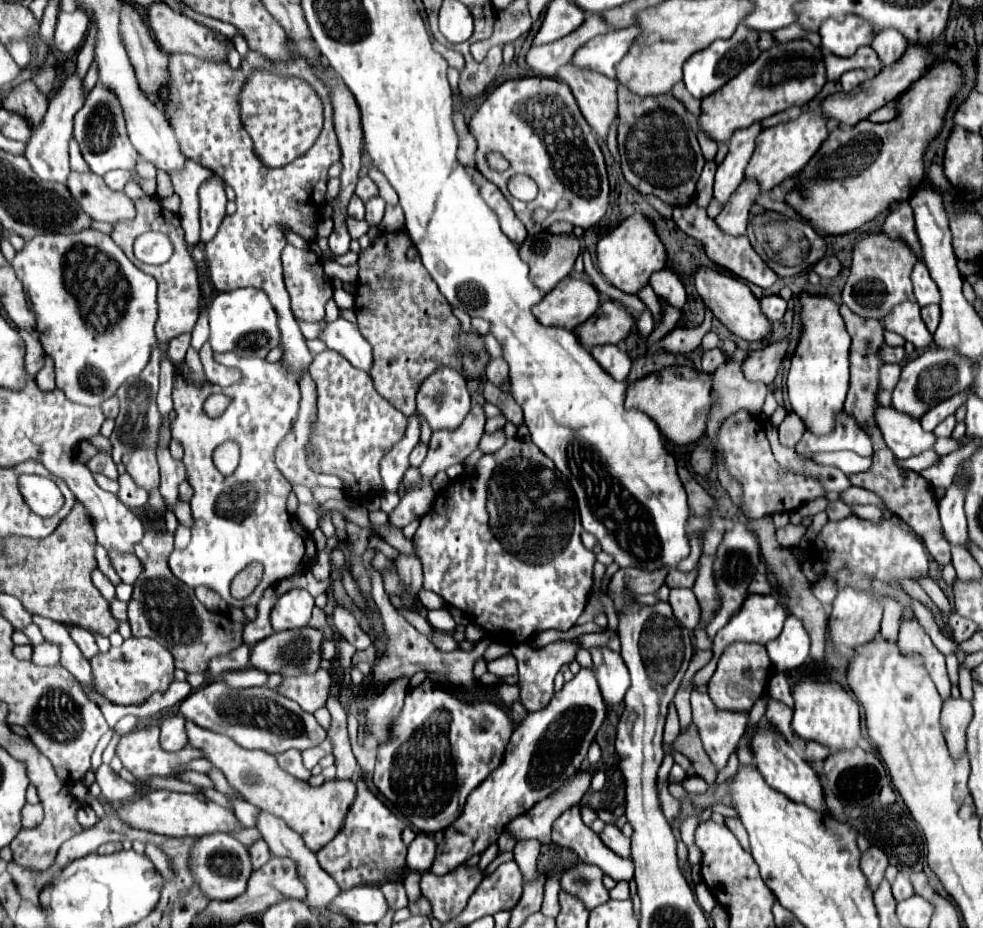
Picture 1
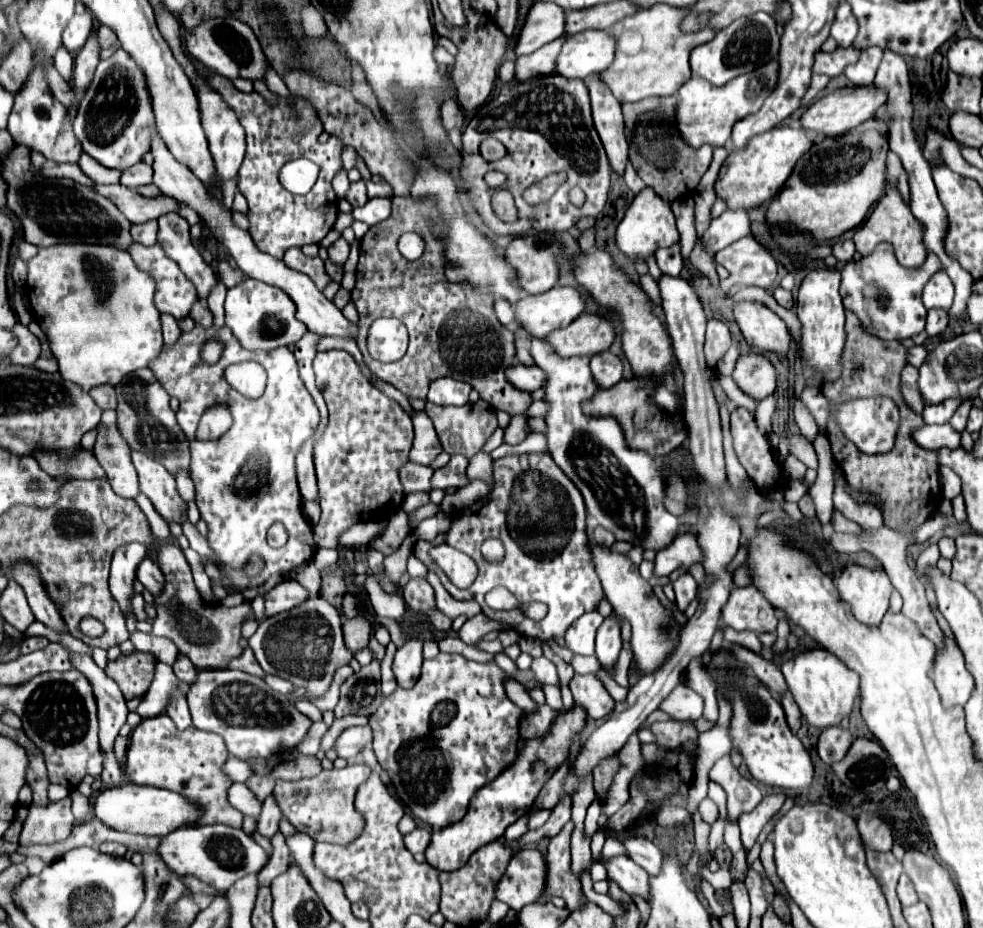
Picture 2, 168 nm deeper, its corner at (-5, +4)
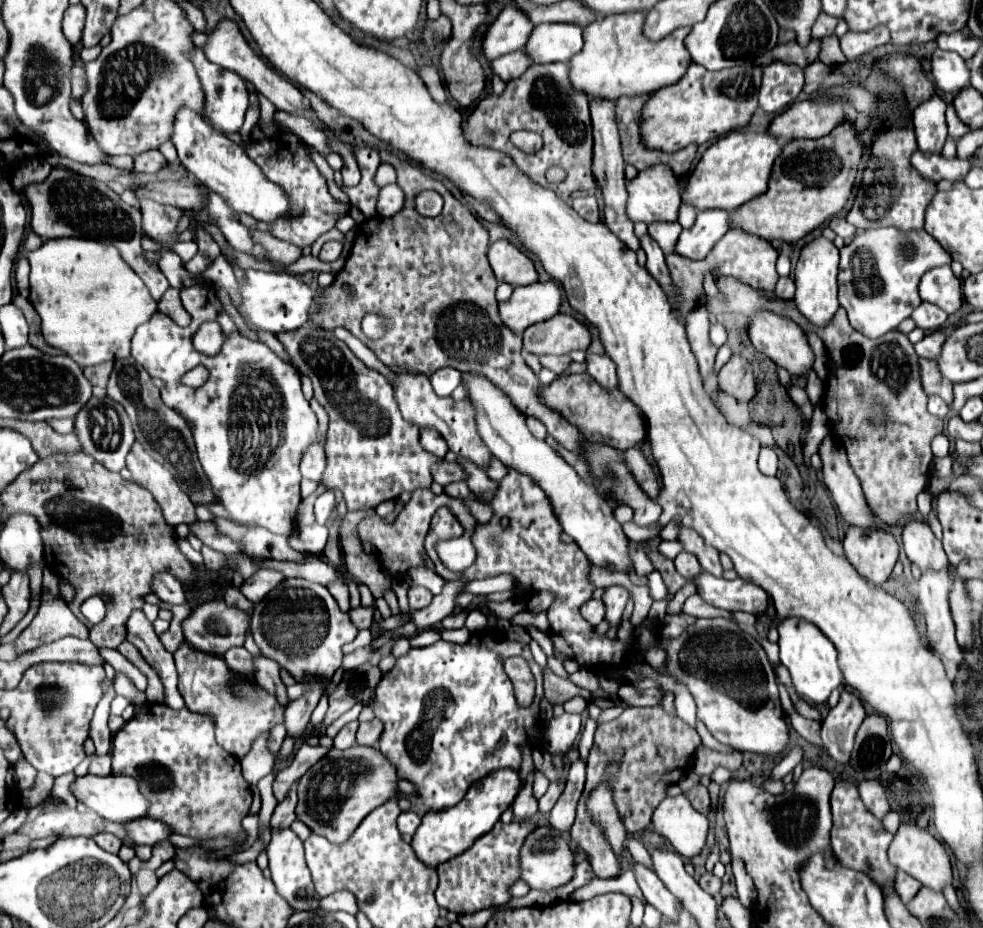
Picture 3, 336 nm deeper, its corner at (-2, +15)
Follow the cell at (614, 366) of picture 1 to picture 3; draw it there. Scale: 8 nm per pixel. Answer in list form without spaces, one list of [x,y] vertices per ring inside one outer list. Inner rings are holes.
[[[587,354],[587,372],[605,388],[613,390],[617,386],[617,372],[615,364],[609,356],[597,356],[597,354]]]

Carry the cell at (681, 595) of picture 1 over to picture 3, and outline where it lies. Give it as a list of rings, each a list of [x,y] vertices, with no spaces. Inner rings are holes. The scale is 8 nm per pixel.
[[[681,552],[675,558],[675,566],[677,566],[677,572],[685,578],[693,578],[697,576],[697,572],[701,572],[701,566],[697,564],[697,558],[691,552]]]

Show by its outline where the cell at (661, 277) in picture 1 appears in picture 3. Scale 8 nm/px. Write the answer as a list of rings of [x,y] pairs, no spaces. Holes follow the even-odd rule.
[[[653,222],[653,224],[649,224],[649,234],[657,240],[661,250],[665,254],[669,254],[669,252],[673,252],[673,246],[681,234],[681,224],[679,222],[669,222],[669,224]]]

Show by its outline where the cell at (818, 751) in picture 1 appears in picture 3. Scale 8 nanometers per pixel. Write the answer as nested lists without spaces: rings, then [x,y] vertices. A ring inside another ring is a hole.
[[[841,692],[837,706],[823,720],[821,740],[825,750],[839,764],[849,764],[855,734],[867,716],[863,700],[853,692]]]

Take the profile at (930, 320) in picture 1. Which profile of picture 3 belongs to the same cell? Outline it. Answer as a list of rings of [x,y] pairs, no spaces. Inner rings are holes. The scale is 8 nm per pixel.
[[[921,302],[915,310],[913,310],[913,316],[911,320],[915,322],[917,328],[923,328],[923,330],[937,330],[945,324],[947,320],[947,314],[939,308],[939,306],[933,306],[929,302]]]

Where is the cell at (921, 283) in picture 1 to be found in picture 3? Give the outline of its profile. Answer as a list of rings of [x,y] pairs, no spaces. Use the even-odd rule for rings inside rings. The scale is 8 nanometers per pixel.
[[[939,266],[929,270],[919,284],[921,300],[943,308],[947,314],[955,314],[963,304],[961,280],[951,272],[951,266]]]

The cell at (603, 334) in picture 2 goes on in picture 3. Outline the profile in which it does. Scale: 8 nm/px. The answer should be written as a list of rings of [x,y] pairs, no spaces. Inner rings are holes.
[[[557,314],[551,320],[529,326],[523,332],[523,348],[535,356],[587,350],[589,344],[589,330],[569,314]]]

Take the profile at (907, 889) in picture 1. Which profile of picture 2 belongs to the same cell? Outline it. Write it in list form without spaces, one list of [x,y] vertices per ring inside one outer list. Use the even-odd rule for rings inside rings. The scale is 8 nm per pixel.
[[[902,875],[900,881],[898,881],[898,899],[900,899],[902,905],[912,905],[912,903],[918,901],[918,895],[912,887],[912,881],[906,875]]]

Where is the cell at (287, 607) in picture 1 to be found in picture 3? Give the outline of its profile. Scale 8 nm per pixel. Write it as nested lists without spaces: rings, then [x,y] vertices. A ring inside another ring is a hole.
[[[261,568],[257,570],[253,576],[249,576],[247,580],[243,580],[241,584],[241,594],[251,600],[251,602],[261,602],[265,598],[267,592],[271,592],[285,576],[277,570],[271,570],[271,568]]]

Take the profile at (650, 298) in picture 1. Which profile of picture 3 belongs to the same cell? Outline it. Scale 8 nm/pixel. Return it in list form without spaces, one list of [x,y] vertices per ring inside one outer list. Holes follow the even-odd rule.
[[[593,100],[591,102],[591,124],[593,124],[593,176],[595,176],[595,182],[603,194],[603,202],[605,202],[603,222],[631,250],[637,250],[639,238],[633,234],[633,222],[629,220],[629,216],[625,212],[625,204],[627,204],[625,174],[623,174],[625,162],[621,156],[619,130],[617,130],[617,122],[615,122],[615,104],[609,100]]]

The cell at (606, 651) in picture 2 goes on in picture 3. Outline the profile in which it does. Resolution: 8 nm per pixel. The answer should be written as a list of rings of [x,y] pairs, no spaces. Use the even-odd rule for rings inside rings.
[[[623,586],[605,588],[605,592],[603,592],[603,602],[607,606],[605,620],[609,620],[613,626],[621,622],[621,614],[623,614],[623,608],[627,604],[627,598],[629,598],[629,592]]]

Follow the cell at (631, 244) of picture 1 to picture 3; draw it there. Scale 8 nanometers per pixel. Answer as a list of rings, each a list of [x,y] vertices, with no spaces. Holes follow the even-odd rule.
[[[657,164],[641,170],[633,180],[627,182],[629,202],[627,214],[633,222],[675,222],[681,206],[679,178]]]

